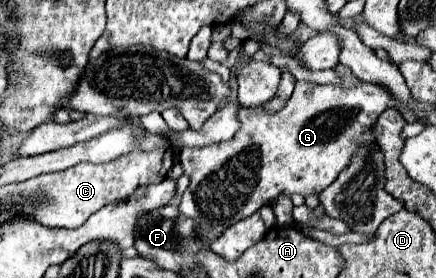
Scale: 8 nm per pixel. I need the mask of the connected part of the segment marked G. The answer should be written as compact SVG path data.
M338 64L336 72L342 76L340 86L320 86L310 82L296 82L294 94L280 112L264 112L240 108L240 130L234 138L212 144L210 148L182 148L180 164L184 176L190 178L190 186L182 194L180 214L196 220L196 234L202 244L212 244L226 228L236 224L242 218L252 216L262 206L274 206L280 196L302 194L308 196L312 192L322 192L328 184L336 180L336 176L348 166L350 156L356 150L356 144L370 144L372 138L368 134L370 124L384 112L384 108L396 108L402 112L406 122L420 120L406 106L398 106L394 98L376 84L360 82L346 66Z

